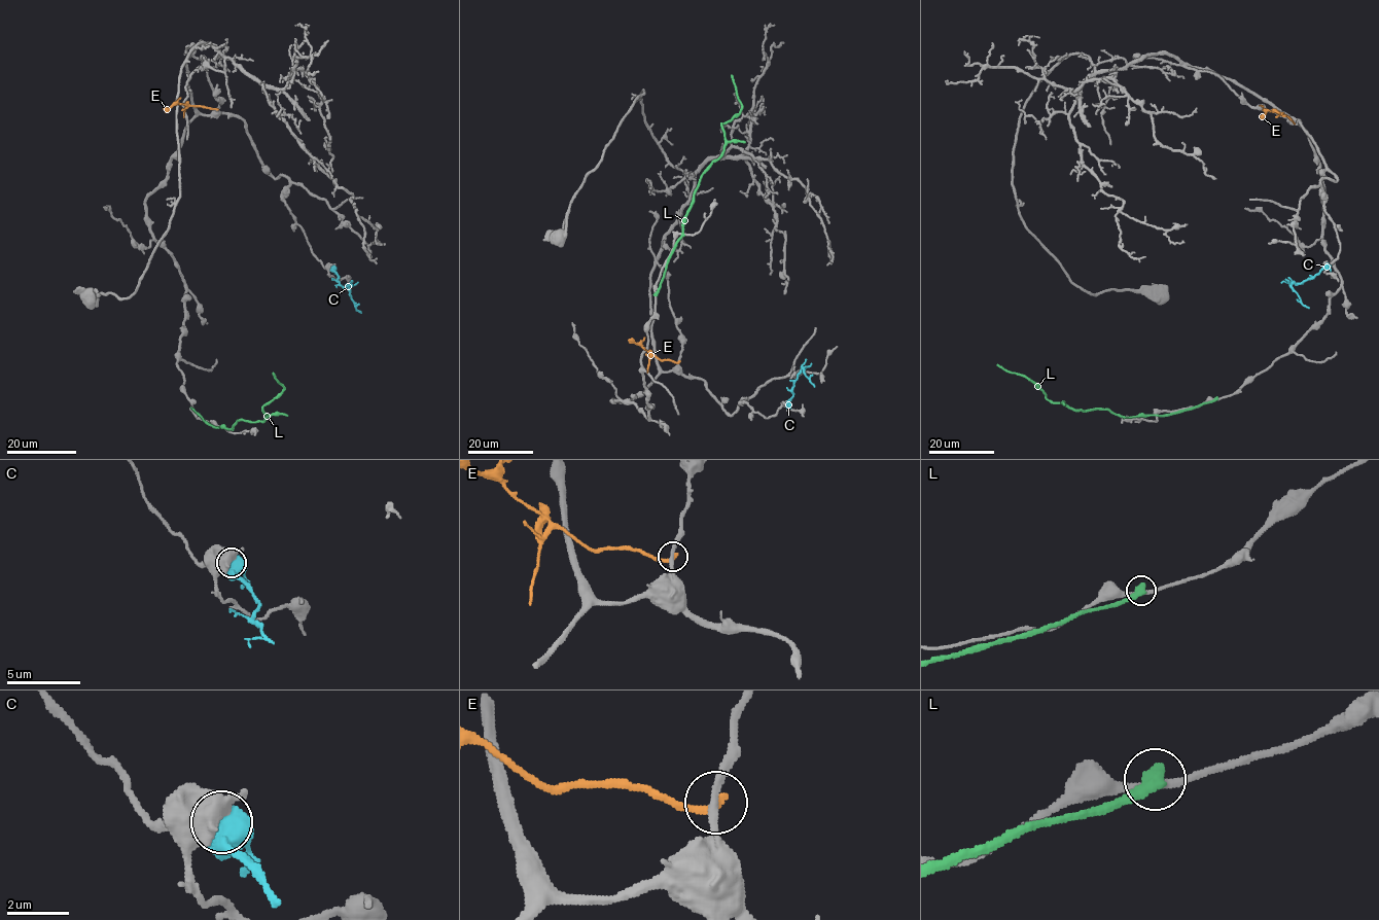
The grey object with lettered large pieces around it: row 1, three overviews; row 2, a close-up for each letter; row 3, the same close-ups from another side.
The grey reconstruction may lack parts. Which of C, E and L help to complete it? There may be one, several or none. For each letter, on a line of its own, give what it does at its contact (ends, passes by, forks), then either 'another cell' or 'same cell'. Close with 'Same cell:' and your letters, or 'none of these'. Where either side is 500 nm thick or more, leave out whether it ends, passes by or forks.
C: another cell
E: it ends; another cell
L: it ends; another cell
Same cell: none of these

